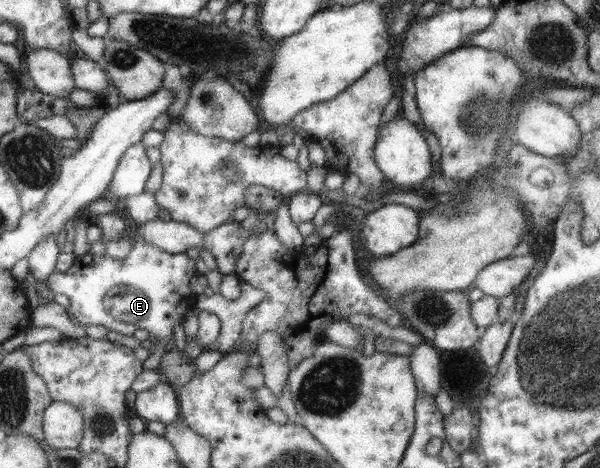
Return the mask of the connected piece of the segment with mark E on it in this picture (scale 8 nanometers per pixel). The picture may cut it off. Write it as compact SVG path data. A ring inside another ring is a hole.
M136 239L132 242L131 250L125 260L115 260L104 256L74 255L73 263L64 271L53 270L46 279L47 287L53 294L61 293L68 298L69 306L64 310L75 324L89 327L89 325L103 325L107 330L116 331L131 336L136 329L146 329L155 343L150 355L142 362L142 369L155 370L160 364L160 357L164 350L162 343L172 338L176 324L183 323L185 312L194 306L195 295L190 288L190 279L197 272L194 260L189 259L186 253L170 255L169 253L149 245L146 241Z

